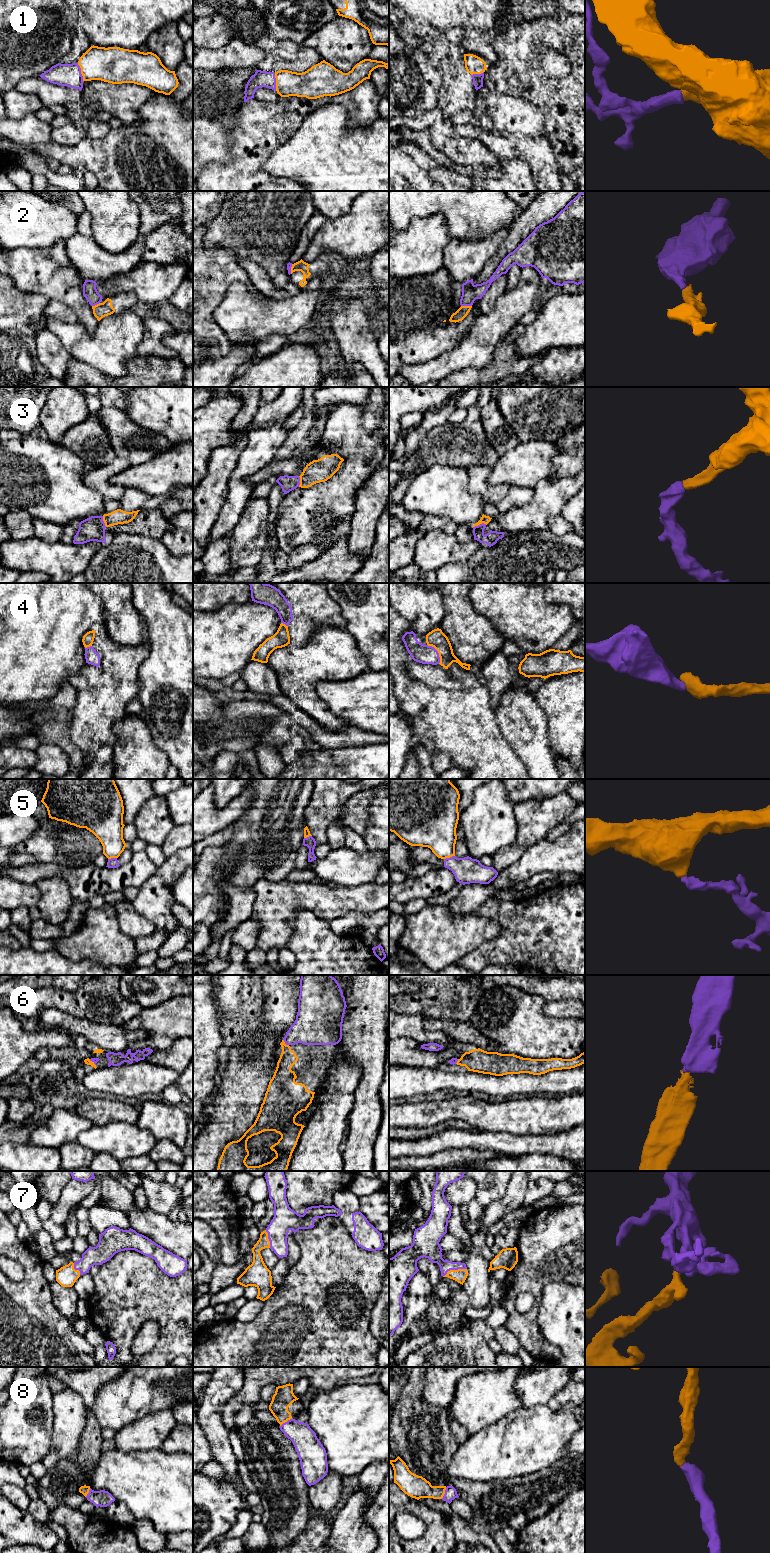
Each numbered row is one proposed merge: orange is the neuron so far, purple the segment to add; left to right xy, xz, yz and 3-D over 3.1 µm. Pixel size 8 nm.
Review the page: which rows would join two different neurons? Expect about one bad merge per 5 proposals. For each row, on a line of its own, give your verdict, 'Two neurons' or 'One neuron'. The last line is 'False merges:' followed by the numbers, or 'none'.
1: One neuron
2: One neuron
3: One neuron
4: One neuron
5: Two neurons
6: One neuron
7: One neuron
8: One neuron
False merges: 5

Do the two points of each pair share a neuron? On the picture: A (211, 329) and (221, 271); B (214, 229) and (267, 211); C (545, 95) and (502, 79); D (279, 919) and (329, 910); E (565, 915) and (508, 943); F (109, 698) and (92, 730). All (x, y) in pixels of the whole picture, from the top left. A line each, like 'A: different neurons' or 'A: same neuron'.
A: same neuron
B: same neuron
C: same neuron
D: same neuron
E: same neuron
F: same neuron

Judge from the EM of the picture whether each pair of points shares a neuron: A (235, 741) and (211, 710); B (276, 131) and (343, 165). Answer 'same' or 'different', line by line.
A: different
B: different

